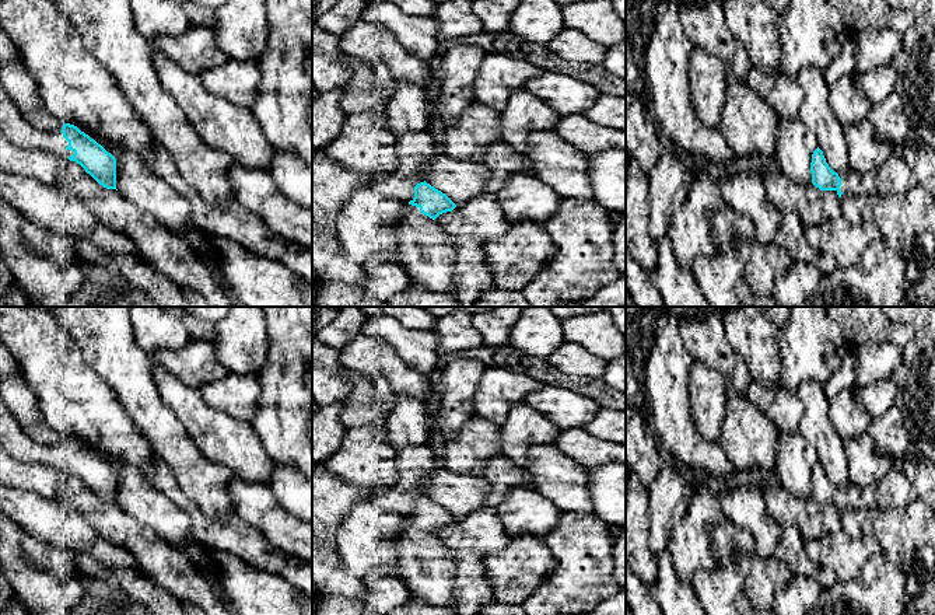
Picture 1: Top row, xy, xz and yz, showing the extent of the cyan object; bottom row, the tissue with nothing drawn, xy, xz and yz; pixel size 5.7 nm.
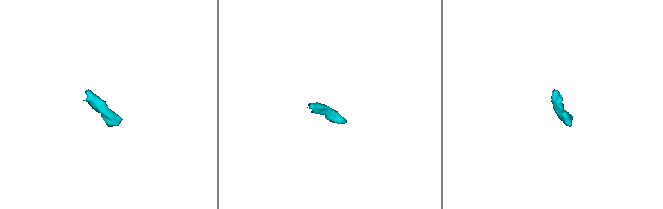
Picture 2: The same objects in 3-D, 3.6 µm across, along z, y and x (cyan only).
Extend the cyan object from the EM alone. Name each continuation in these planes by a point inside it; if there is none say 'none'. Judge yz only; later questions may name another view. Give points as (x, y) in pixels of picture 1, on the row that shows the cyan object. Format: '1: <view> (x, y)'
none

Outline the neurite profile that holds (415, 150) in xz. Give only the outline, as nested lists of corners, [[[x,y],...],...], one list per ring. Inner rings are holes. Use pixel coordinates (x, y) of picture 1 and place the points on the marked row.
[[[407,132],[396,136],[399,165],[389,174],[379,174],[377,188],[403,203],[414,198],[414,186],[424,182],[421,171],[440,154],[438,141],[430,132]]]

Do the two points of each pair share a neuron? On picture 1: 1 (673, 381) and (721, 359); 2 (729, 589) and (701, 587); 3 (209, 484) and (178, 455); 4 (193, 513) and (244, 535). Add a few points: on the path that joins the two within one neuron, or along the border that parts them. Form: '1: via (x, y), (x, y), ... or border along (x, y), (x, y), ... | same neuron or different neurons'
1: border along (679, 331), (685, 348), (694, 360) | different neurons
2: via (722, 589), (708, 587) | same neuron
3: via (202, 479), (185, 463) | same neuron
4: via (206, 526), (214, 534), (231, 534) | same neuron

